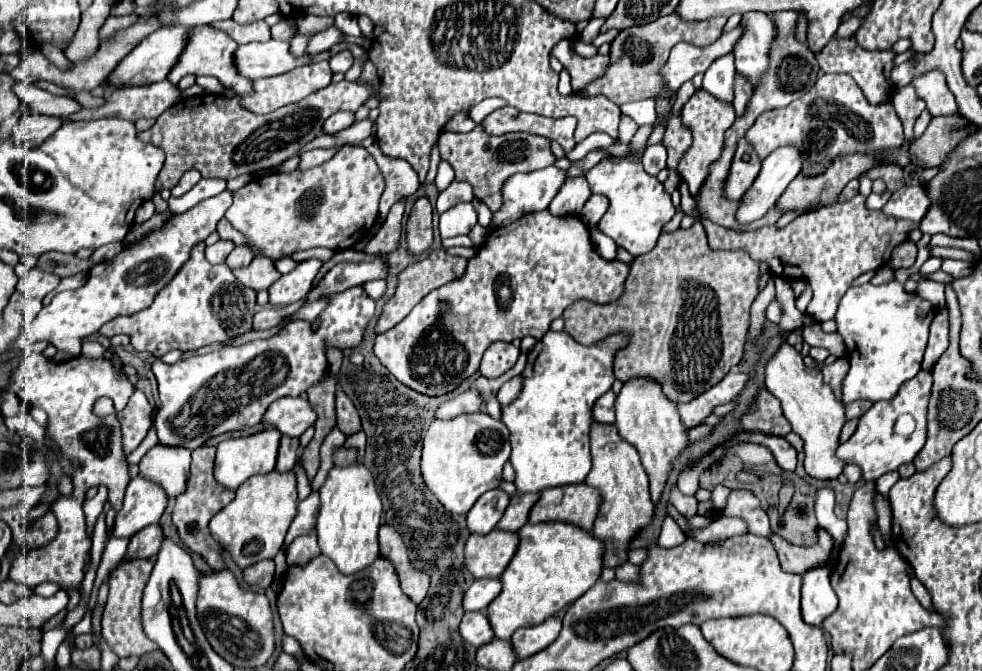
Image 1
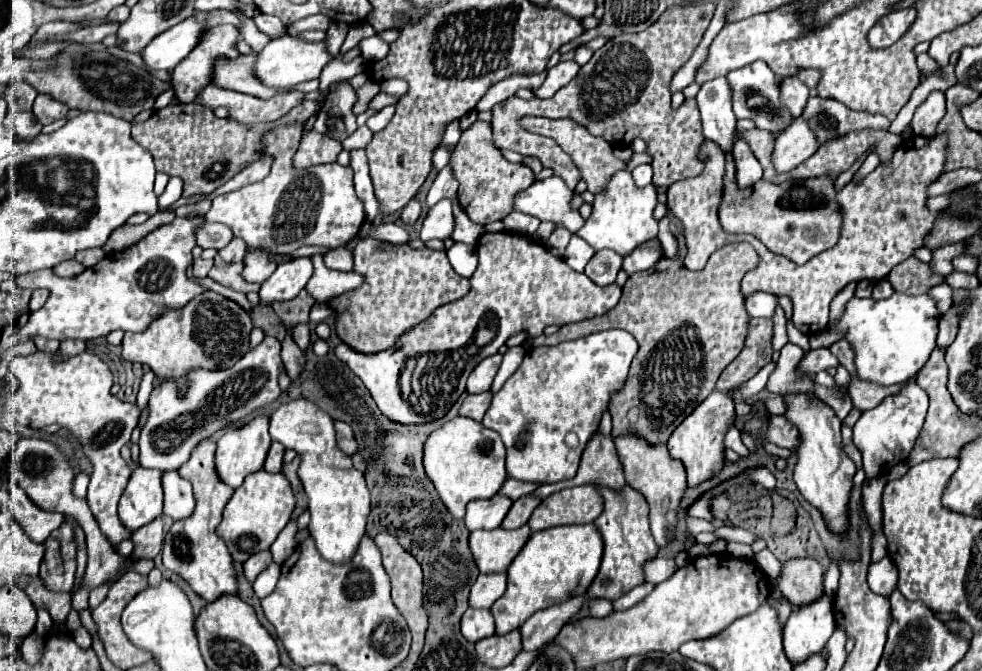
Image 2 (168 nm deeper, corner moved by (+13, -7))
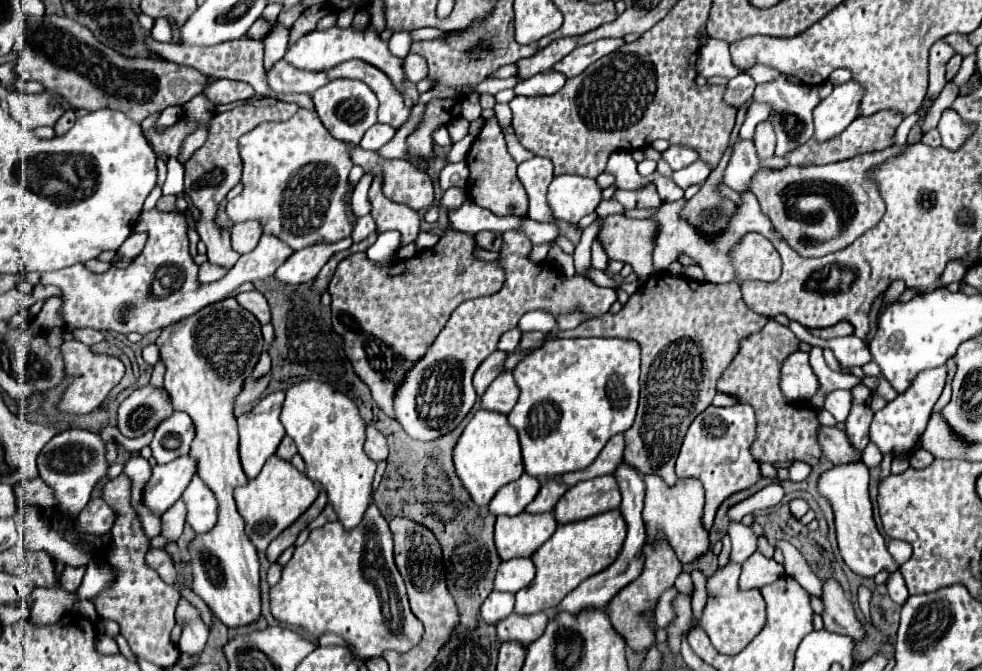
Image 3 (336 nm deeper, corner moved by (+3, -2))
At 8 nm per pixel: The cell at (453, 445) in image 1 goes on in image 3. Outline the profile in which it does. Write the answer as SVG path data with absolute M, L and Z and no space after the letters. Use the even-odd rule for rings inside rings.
M476 411L474 417L464 427L462 435L458 437L454 445L454 469L460 481L464 483L464 489L476 501L476 505L484 507L490 503L490 499L508 483L516 481L524 473L522 455L520 455L520 443L516 431L508 425L506 415L496 411Z

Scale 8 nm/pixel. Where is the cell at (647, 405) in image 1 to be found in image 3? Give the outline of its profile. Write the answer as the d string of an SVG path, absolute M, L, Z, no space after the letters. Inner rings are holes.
M642 475L646 485L646 497L644 497L644 523L646 523L646 535L654 537L656 531L664 531L668 543L676 551L678 559L682 563L692 563L696 557L708 551L708 531L704 529L704 523L700 521L700 513L704 511L704 489L700 481L688 479L688 481L676 481L676 485L664 485L664 479L658 475Z

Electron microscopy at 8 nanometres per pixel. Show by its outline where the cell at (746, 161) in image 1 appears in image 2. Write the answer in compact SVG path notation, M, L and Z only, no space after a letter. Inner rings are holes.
M744 138L736 140L732 154L734 154L734 162L736 162L736 178L738 178L740 188L746 188L762 178L762 166L756 160L754 152L750 150L750 146Z

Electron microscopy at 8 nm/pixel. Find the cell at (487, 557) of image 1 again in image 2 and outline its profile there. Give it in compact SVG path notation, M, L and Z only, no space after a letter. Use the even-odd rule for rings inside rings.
M500 526L494 530L474 530L470 534L470 550L482 574L502 572L510 566L510 562L516 558L532 534L528 526L522 526L518 530L506 530Z

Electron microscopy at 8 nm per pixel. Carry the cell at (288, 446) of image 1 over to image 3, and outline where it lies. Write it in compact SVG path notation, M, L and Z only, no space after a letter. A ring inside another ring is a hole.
M284 437L282 443L280 443L280 447L278 447L278 451L276 451L276 455L278 455L280 459L284 459L284 461L290 461L290 459L296 455L296 445L294 445L294 441L292 441L290 437Z

